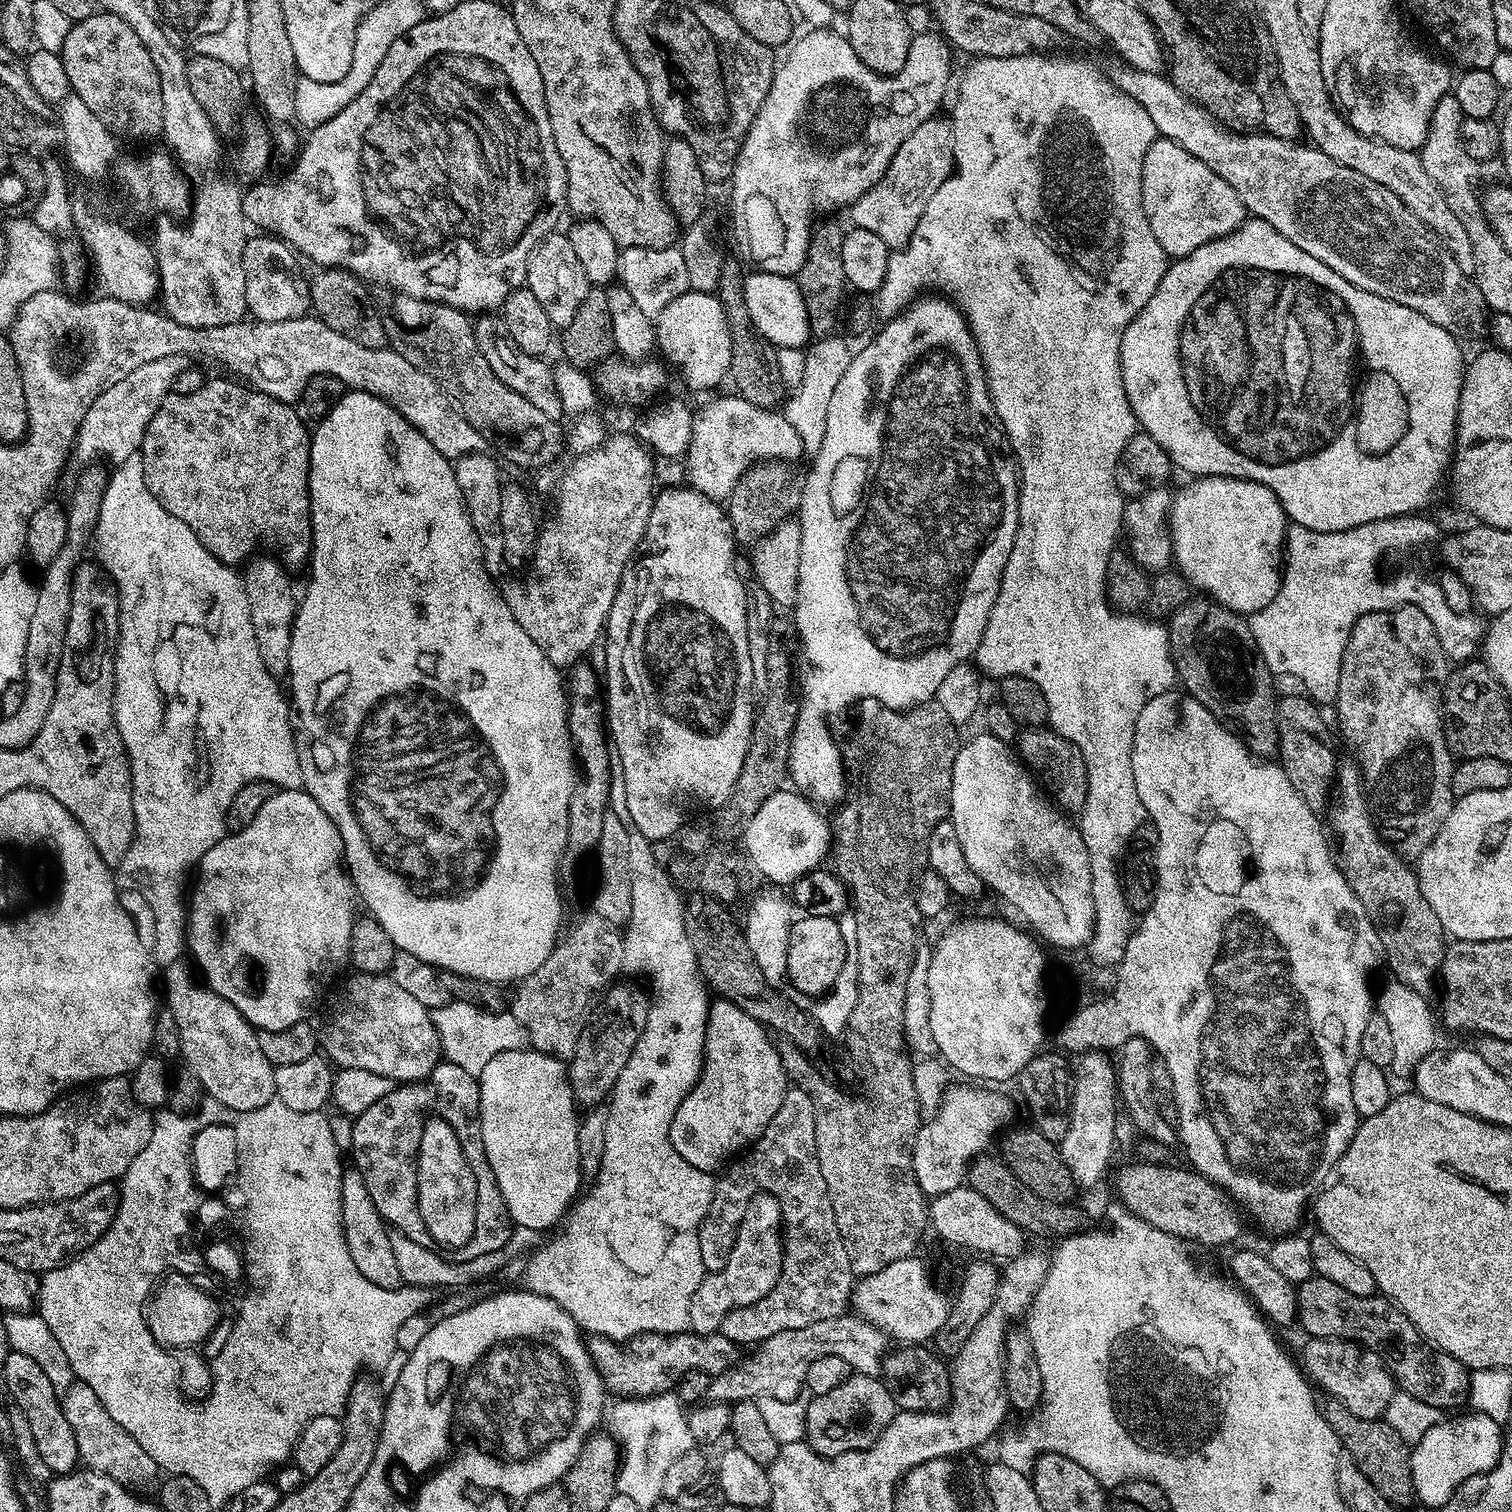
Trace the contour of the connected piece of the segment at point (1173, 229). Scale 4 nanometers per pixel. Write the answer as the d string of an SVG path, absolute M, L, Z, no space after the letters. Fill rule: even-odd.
M1157 138L1146 150L1146 158L1142 162L1142 206L1146 214L1146 222L1150 222L1150 230L1162 246L1169 258L1179 258L1198 250L1198 246L1206 246L1206 242L1222 238L1230 234L1246 219L1246 209L1242 198L1238 198L1236 191L1210 166L1198 162L1194 154L1190 154L1182 146L1163 138Z

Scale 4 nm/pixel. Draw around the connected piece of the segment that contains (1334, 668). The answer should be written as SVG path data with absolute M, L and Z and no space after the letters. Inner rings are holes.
M1428 514L1411 516L1395 516L1382 518L1378 522L1362 522L1362 526L1354 526L1350 530L1337 532L1319 532L1310 530L1301 524L1289 523L1286 528L1284 554L1282 557L1282 575L1280 585L1262 610L1251 613L1248 628L1252 632L1254 642L1258 646L1261 658L1272 671L1273 677L1293 676L1301 680L1308 689L1307 695L1317 705L1335 701L1338 694L1338 678L1342 670L1342 654L1346 650L1346 642L1352 633L1354 622L1371 612L1385 612L1409 604L1418 606L1426 618L1434 625L1434 634L1438 634L1438 642L1442 642L1442 650L1449 661L1467 662L1481 651L1486 631L1485 621L1471 611L1458 613L1450 607L1437 581L1431 576L1423 576L1420 572L1396 572L1393 576L1380 576L1380 563L1384 556L1391 552L1412 552L1423 544L1432 543L1440 528L1428 517Z

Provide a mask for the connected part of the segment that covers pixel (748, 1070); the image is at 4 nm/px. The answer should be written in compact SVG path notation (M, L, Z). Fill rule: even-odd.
M716 998L709 1003L704 1065L690 1094L674 1110L668 1131L674 1150L694 1170L715 1173L716 1168L723 1169L737 1153L755 1142L770 1126L770 1118L778 1114L790 1081L780 1061L780 1049L772 1045L771 1039L769 1029L734 1002Z

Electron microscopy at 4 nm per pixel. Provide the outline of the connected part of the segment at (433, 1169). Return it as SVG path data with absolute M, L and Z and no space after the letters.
M439 1118L424 1121L420 1150L416 1153L416 1201L424 1229L433 1245L459 1250L470 1242L476 1229L476 1183L462 1154L458 1134Z

